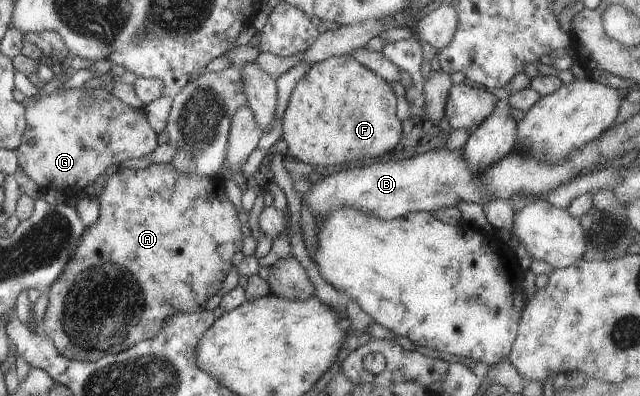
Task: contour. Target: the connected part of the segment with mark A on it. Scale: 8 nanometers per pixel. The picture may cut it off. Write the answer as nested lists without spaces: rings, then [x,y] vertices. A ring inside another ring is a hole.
[[[151,163],[144,169],[119,168],[107,177],[103,191],[99,193],[100,214],[99,219],[87,226],[81,234],[79,243],[69,261],[63,266],[59,277],[47,289],[48,303],[45,310],[43,324],[40,332],[51,338],[54,346],[61,355],[72,360],[94,362],[105,354],[118,354],[129,349],[137,342],[154,338],[164,326],[164,323],[176,313],[192,314],[204,309],[207,300],[215,295],[233,267],[233,260],[240,256],[243,245],[243,225],[237,216],[238,212],[225,193],[225,179],[219,176],[212,178],[201,177],[197,174],[188,174],[176,170],[171,164]]]

